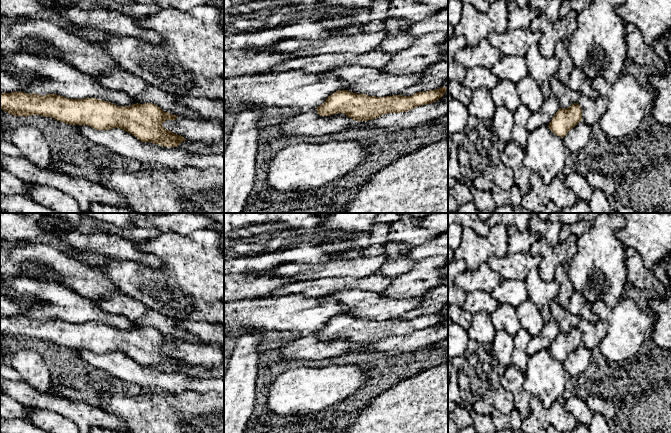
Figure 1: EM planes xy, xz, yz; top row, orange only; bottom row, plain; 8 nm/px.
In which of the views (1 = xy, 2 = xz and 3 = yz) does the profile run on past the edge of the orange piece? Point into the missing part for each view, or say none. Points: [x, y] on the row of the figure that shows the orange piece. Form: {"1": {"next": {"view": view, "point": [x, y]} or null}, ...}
{"1": {"next": null}, "2": {"next": null}, "3": {"next": null}}

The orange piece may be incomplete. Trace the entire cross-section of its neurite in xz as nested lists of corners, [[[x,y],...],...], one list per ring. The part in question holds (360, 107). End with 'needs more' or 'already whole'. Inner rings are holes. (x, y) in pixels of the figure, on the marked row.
[[[441,87],[436,90],[418,92],[411,96],[376,97],[356,94],[348,90],[338,90],[316,109],[320,116],[343,113],[355,121],[369,121],[384,114],[406,112],[418,106],[436,102],[446,91],[447,88]]] | already whole

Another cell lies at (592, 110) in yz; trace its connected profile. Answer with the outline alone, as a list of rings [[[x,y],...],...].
[[[581,95],[577,103],[582,108],[582,120],[591,127],[599,122],[600,117],[605,113],[608,106],[608,100],[603,96],[593,100]]]

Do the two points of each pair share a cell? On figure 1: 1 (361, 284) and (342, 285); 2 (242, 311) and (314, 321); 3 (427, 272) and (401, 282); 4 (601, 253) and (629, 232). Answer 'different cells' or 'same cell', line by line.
1: same cell
2: same cell
3: same cell
4: different cells

